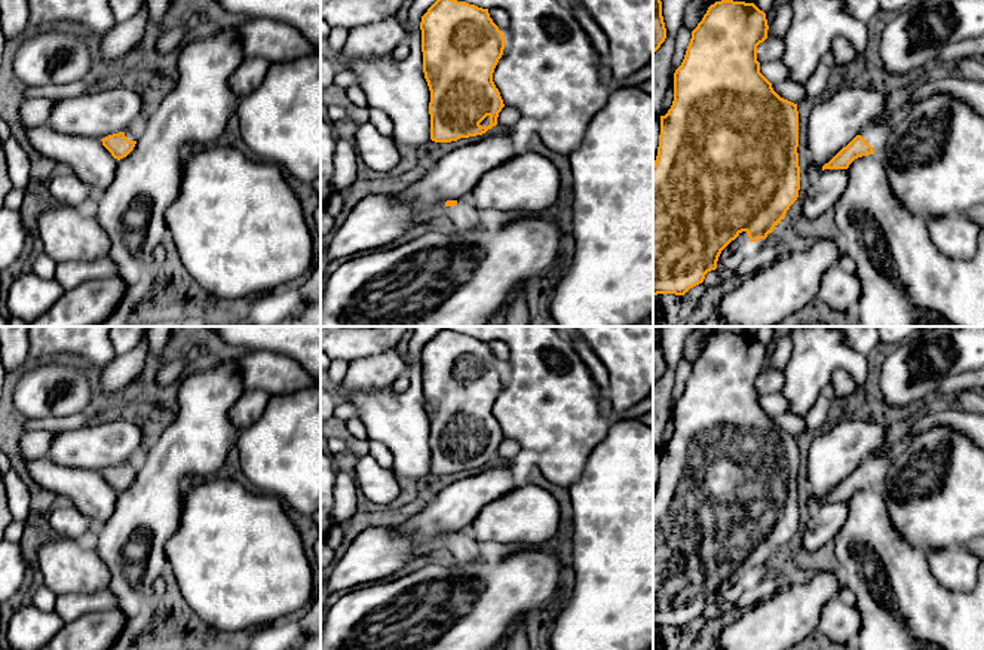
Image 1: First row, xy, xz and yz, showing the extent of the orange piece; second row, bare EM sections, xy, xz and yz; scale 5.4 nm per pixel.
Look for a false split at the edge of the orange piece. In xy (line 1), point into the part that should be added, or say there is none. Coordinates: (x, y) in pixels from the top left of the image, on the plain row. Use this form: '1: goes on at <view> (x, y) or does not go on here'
1: goes on at xy (131, 466)

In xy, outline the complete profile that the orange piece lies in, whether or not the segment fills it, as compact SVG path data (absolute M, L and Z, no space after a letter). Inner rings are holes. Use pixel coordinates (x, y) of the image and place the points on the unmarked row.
M129 460L125 464L113 466L102 470L102 478L111 485L117 493L126 490L135 479L140 463Z

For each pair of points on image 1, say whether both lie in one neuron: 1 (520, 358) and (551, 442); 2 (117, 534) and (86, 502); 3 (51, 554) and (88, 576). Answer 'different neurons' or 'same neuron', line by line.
1: same neuron
2: different neurons
3: same neuron

